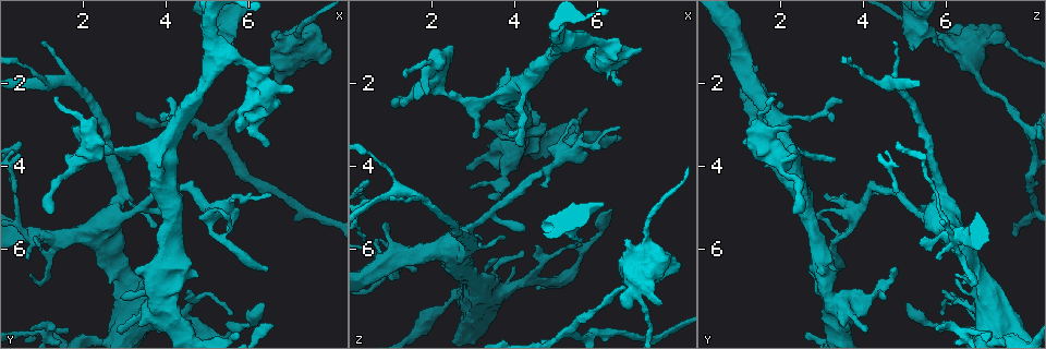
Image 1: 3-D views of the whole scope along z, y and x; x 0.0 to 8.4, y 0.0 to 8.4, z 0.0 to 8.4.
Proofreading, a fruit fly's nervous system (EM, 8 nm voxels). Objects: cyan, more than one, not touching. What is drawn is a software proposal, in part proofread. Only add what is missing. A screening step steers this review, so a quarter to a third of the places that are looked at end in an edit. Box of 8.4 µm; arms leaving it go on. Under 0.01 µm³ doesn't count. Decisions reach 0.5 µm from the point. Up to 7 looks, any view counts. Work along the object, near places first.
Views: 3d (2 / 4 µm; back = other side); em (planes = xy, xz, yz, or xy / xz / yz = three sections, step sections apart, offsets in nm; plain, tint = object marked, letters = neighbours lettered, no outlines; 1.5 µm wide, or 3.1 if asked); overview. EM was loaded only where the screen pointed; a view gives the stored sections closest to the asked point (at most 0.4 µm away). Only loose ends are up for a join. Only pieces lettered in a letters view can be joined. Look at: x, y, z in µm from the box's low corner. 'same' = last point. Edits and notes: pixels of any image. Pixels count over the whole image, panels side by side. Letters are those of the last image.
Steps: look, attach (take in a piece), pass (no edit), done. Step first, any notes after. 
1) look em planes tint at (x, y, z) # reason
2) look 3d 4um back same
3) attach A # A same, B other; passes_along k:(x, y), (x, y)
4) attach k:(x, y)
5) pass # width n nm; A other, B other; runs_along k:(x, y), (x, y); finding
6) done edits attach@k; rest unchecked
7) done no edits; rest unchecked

look 3d 2um back at (3.20, 6.50, 3.00) # stops while still wide

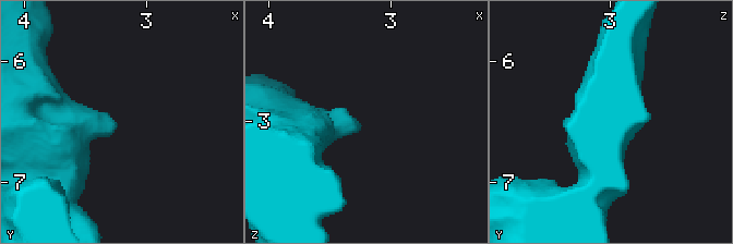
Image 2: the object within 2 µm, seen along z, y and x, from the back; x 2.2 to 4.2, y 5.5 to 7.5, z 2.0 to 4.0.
look em planes letters at (3.22, 6.50, 3.06)

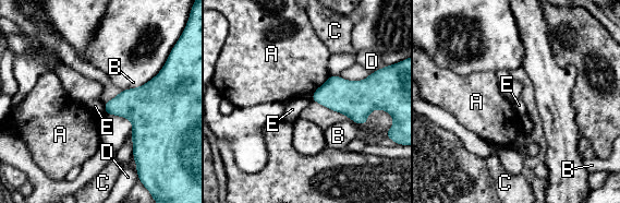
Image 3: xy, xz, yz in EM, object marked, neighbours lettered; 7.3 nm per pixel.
pass # A other, B other, C other, D other, E other; border 3:(102, 105), (106, 112); no lettered piece goes on from it

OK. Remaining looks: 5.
look 3d 2um at (2.55, 3.45, 1.15) # an open end

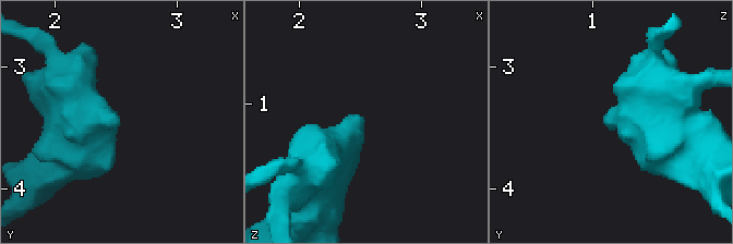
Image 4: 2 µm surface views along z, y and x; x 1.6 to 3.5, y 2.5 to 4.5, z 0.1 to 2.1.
look em xy step 4 letters at (2.52, 3.48, 1.12)

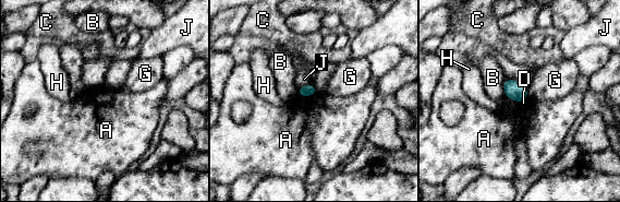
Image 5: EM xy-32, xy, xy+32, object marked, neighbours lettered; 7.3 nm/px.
look em yz step 8 letters same # another direction

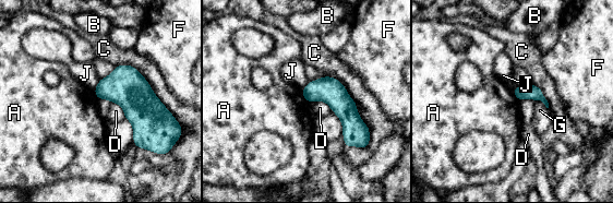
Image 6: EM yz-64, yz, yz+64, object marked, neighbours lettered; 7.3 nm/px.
pass # A other, B other, C other, D other, F other, G other, J other; border 6:(300, 91), (308, 103); no lettered piece goes on from it

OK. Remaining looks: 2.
done no edits; rest unchecked

